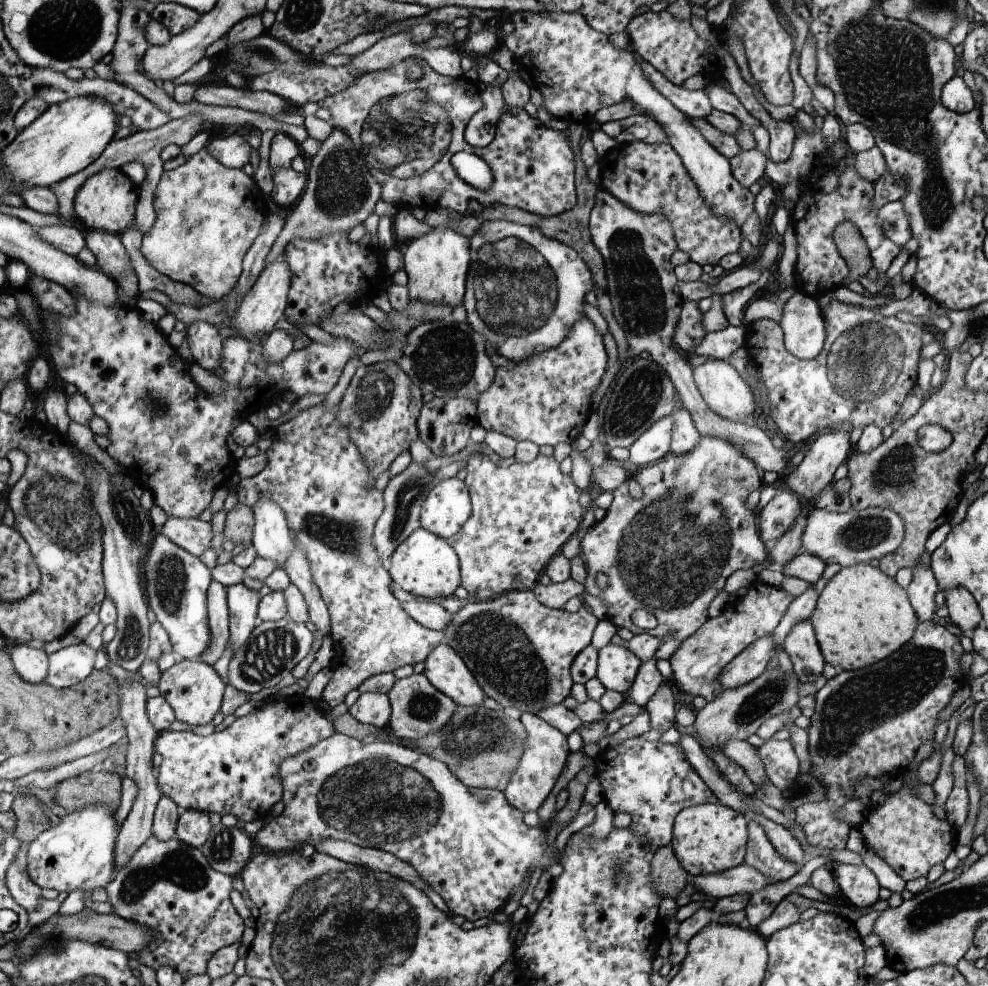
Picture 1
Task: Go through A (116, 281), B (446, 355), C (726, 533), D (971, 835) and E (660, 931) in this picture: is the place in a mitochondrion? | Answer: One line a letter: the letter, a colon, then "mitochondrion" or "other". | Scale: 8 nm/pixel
A: other
B: mitochondrion
C: mitochondrion
D: other
E: other

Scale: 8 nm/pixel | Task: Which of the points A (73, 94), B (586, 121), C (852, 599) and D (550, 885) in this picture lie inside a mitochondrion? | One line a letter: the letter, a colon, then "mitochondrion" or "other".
A: other
B: other
C: other
D: other

